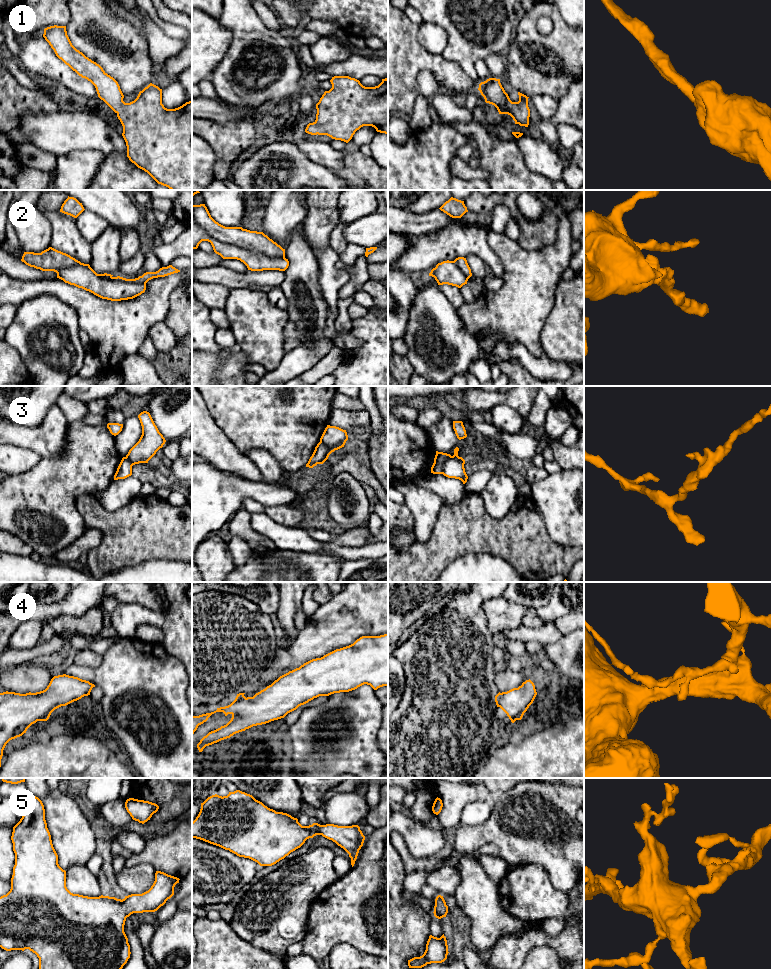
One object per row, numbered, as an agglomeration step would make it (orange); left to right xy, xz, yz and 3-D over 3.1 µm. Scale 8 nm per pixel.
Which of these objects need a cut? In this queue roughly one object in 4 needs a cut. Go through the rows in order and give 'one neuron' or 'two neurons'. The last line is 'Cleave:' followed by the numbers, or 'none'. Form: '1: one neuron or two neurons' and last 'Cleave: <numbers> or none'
1: one neuron
2: two neurons
3: two neurons
4: one neuron
5: one neuron
Cleave: 2, 3

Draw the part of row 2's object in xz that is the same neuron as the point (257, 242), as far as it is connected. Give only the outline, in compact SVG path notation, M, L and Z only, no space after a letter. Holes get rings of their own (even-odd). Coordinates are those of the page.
M205 204L192 205L194 220L214 239L229 245L247 249L271 258L284 258L285 249L263 232L250 231L242 227L225 227L216 222Z

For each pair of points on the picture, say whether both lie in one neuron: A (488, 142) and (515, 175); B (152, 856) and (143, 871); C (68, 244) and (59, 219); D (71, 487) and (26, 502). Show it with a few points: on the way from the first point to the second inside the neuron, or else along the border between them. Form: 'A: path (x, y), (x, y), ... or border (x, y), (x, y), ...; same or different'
A: path (492, 150), (507, 167); same
B: border (125, 867), (149, 863), (155, 871); different
C: path (66, 238), (62, 225); same
D: path (60, 487), (53, 487), (37, 502); same

